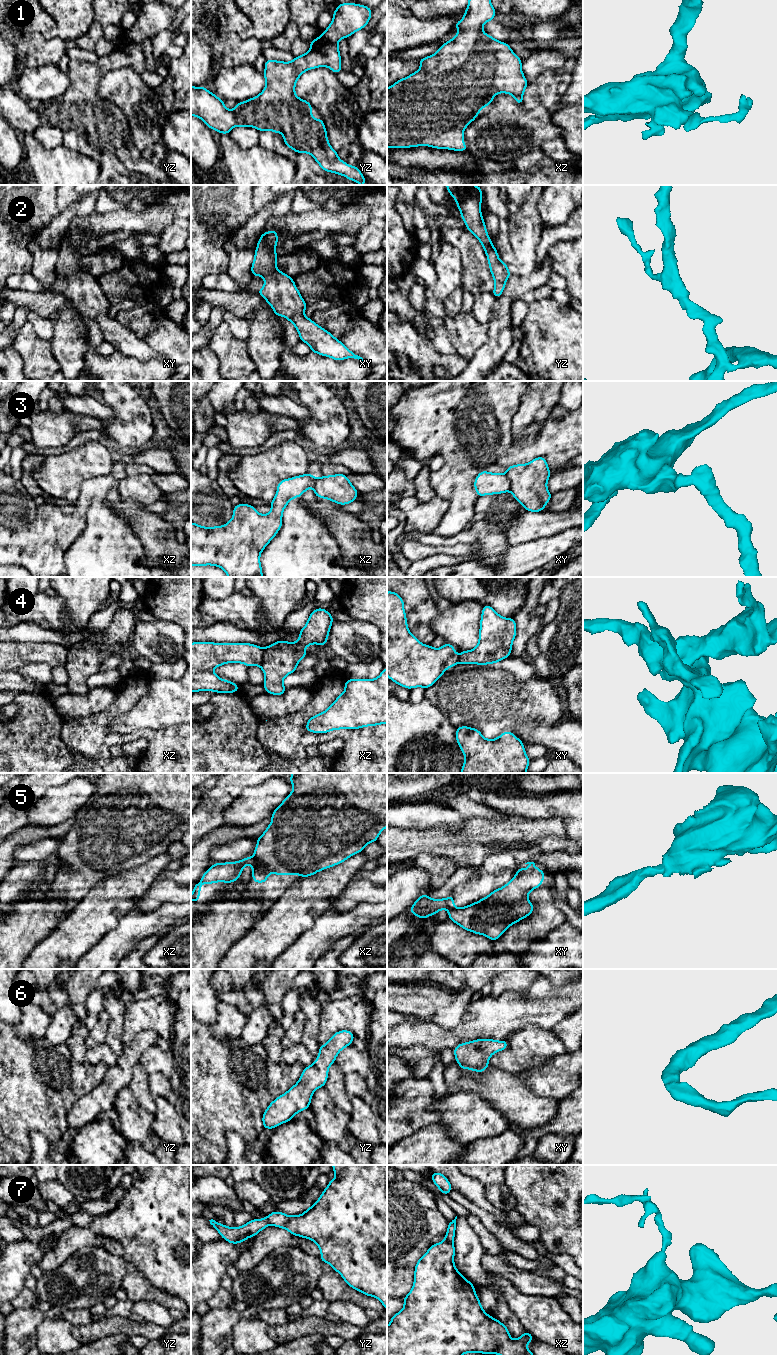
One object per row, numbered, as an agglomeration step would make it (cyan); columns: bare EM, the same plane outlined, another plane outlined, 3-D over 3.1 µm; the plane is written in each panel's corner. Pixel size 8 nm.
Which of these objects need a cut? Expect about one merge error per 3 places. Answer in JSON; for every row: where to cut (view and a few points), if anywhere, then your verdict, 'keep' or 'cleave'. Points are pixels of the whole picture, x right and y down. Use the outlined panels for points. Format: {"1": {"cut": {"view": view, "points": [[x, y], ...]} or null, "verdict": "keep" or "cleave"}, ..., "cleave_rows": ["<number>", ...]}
{"1": {"cut": null, "verdict": "keep"}, "2": {"cut": null, "verdict": "keep"}, "3": {"cut": {"view": "xy", "points": [[505, 474], [509, 490]]}, "verdict": "cleave"}, "4": {"cut": {"view": "xz", "points": [[263, 650], [263, 658], [260, 665]]}, "verdict": "cleave"}, "5": {"cut": {"view": "xz", "points": [[253, 856], [256, 862], [256, 869], [254, 871]]}, "verdict": "cleave"}, "6": {"cut": null, "verdict": "keep"}, "7": {"cut": {"view": "xz", "points": [[445, 1239], [452, 1242]]}, "verdict": "cleave"}, "cleave_rows": ["3", "4", "5", "7"]}

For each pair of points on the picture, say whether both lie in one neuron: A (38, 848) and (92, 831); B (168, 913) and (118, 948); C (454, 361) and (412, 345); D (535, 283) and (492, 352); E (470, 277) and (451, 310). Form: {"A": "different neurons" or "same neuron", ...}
{"A": "different neurons", "B": "same neuron", "C": "same neuron", "D": "same neuron", "E": "different neurons"}

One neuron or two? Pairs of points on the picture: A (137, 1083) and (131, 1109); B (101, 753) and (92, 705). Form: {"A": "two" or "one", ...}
{"A": "two", "B": "two"}

